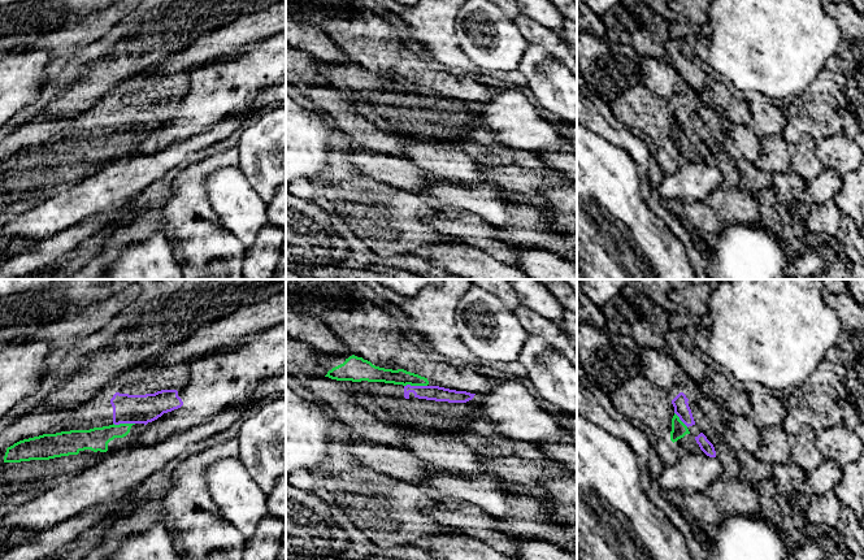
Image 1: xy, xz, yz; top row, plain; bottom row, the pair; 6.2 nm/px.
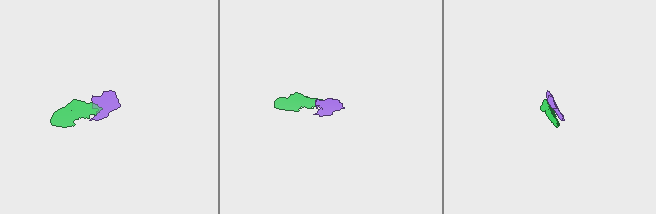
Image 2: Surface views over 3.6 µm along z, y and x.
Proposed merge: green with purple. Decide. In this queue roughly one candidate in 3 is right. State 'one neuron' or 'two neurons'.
one neuron

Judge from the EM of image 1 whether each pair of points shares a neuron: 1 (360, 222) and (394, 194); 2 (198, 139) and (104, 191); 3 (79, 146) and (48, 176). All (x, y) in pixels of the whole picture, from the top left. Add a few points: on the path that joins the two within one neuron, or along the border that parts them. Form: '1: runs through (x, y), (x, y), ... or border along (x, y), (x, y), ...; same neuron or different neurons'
1: runs through (370, 222), (389, 204); same neuron
2: runs through (174, 153), (127, 178); same neuron
3: runs through (72, 152), (56, 168); same neuron

